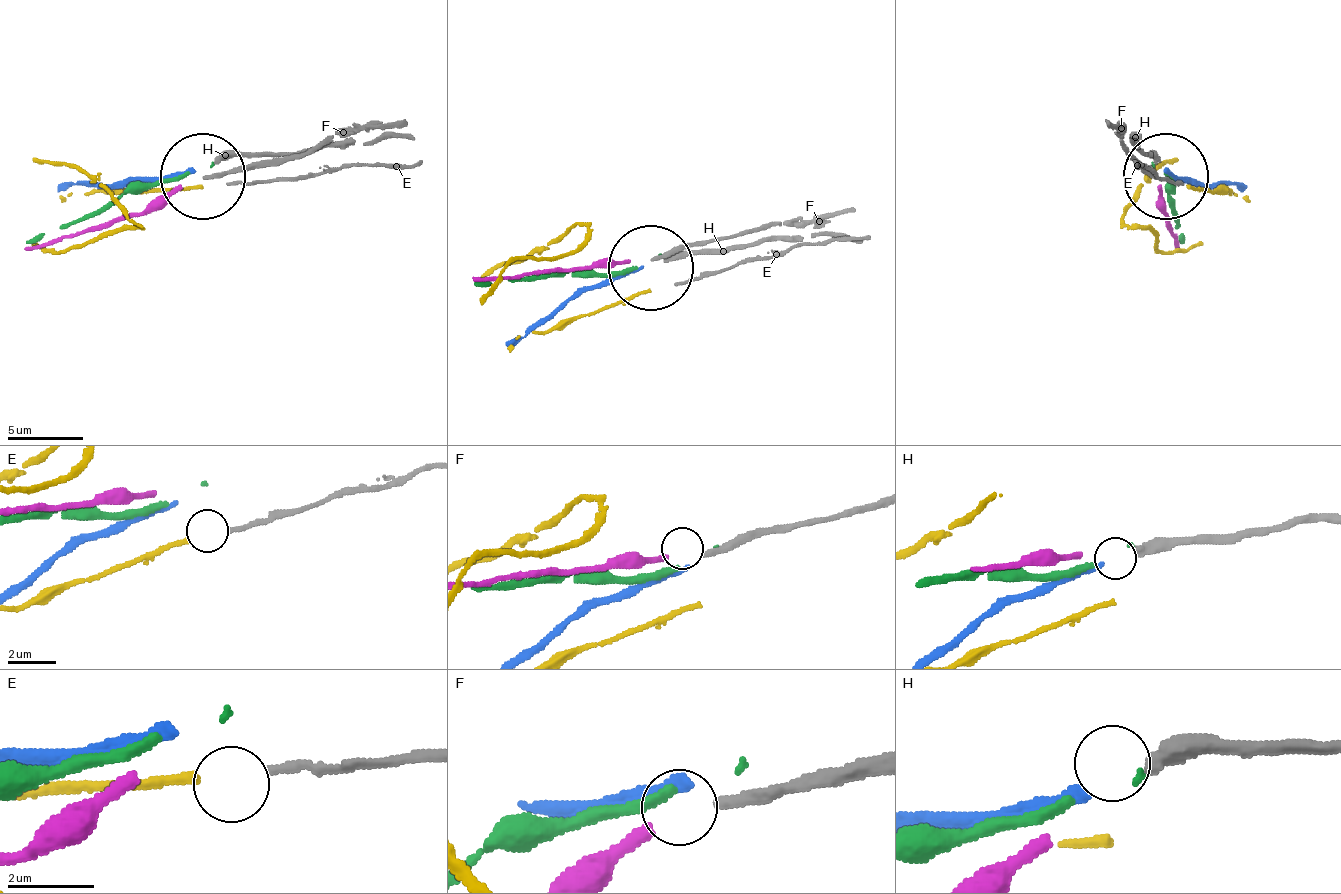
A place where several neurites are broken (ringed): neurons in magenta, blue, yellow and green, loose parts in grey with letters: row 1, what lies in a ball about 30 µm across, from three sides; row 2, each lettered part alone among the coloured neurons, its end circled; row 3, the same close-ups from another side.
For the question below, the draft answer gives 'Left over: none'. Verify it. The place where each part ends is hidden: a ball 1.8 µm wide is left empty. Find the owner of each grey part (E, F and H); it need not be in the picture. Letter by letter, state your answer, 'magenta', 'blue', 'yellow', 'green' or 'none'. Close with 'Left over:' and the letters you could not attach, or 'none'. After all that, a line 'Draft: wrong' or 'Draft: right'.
E: yellow
F: magenta
H: blue
Left over: none
Draft: right

